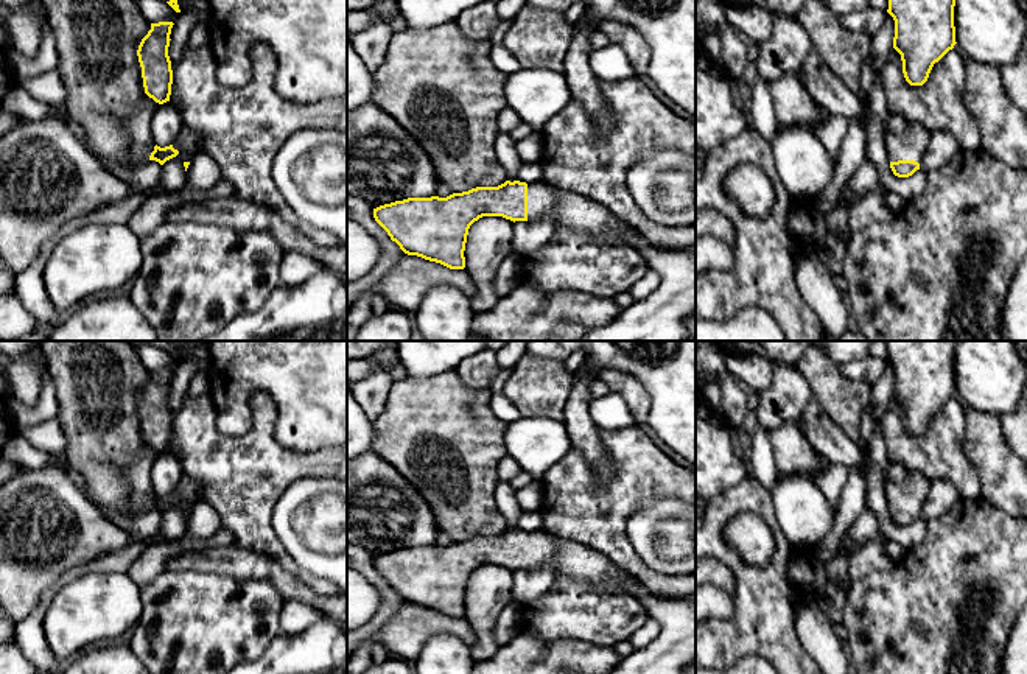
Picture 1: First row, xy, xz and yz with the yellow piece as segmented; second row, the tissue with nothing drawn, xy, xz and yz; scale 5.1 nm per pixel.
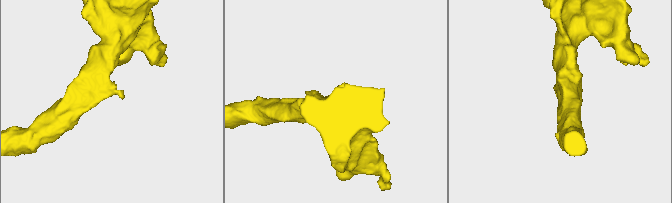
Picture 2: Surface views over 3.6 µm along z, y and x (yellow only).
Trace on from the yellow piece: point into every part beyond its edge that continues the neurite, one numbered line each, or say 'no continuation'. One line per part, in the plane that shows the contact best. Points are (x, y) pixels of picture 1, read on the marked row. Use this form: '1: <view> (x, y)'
1: xz (573, 212)

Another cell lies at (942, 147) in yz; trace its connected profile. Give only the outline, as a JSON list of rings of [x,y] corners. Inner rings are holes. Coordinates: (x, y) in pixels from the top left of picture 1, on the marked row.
[[[934,131],[923,154],[920,170],[926,173],[941,168],[960,149],[954,135],[948,131]]]

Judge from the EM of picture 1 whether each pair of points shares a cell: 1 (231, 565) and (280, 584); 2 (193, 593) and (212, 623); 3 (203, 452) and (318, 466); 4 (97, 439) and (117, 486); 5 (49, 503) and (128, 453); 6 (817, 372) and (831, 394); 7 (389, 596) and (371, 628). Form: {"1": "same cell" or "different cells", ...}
{"1": "same cell", "2": "same cell", "3": "same cell", "4": "same cell", "5": "different cells", "6": "same cell", "7": "same cell"}

